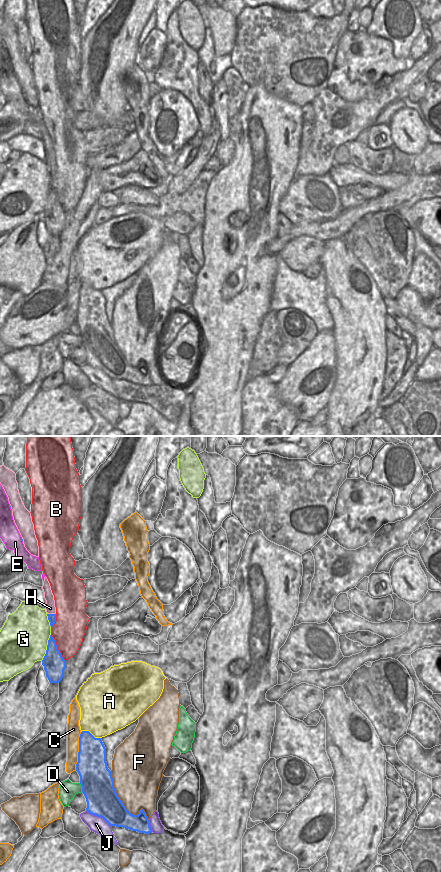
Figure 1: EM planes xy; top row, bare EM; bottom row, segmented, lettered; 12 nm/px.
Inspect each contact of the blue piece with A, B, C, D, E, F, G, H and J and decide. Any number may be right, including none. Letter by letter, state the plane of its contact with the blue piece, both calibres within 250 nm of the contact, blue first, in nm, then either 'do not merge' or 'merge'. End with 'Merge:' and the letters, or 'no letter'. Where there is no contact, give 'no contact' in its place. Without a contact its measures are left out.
A: xy | 340/480 nm | do not merge
B: xy | 260/380 nm | do not merge
C: xy | 360/170 nm | do not merge
D: xy | 380/220 nm | do not merge
E: no contact | merge
F: xy | 380/460 nm | do not merge
G: xy | 260/480 nm | do not merge
H: xy | 100/120 nm | do not merge
J: xy | 380/190 nm | do not merge
Merge: E

